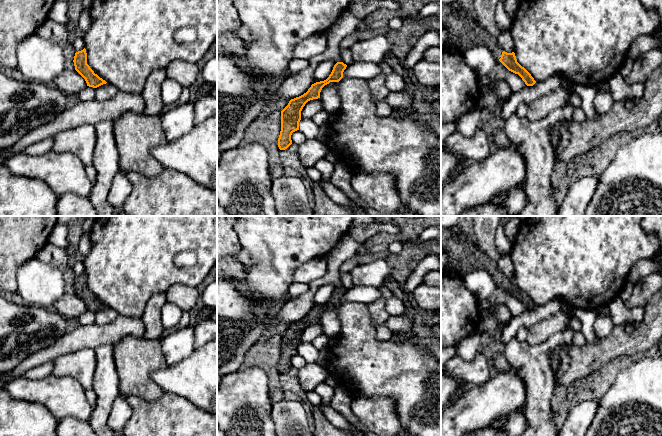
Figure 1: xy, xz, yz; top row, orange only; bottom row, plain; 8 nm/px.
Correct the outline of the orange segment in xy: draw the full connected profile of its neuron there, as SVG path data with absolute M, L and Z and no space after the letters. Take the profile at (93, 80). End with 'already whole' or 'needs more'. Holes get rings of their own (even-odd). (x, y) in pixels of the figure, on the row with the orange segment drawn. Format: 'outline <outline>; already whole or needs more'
outline M85 48L75 53L73 62L75 70L85 79L87 86L97 88L107 83L95 74L87 64L87 53Z; already whole

